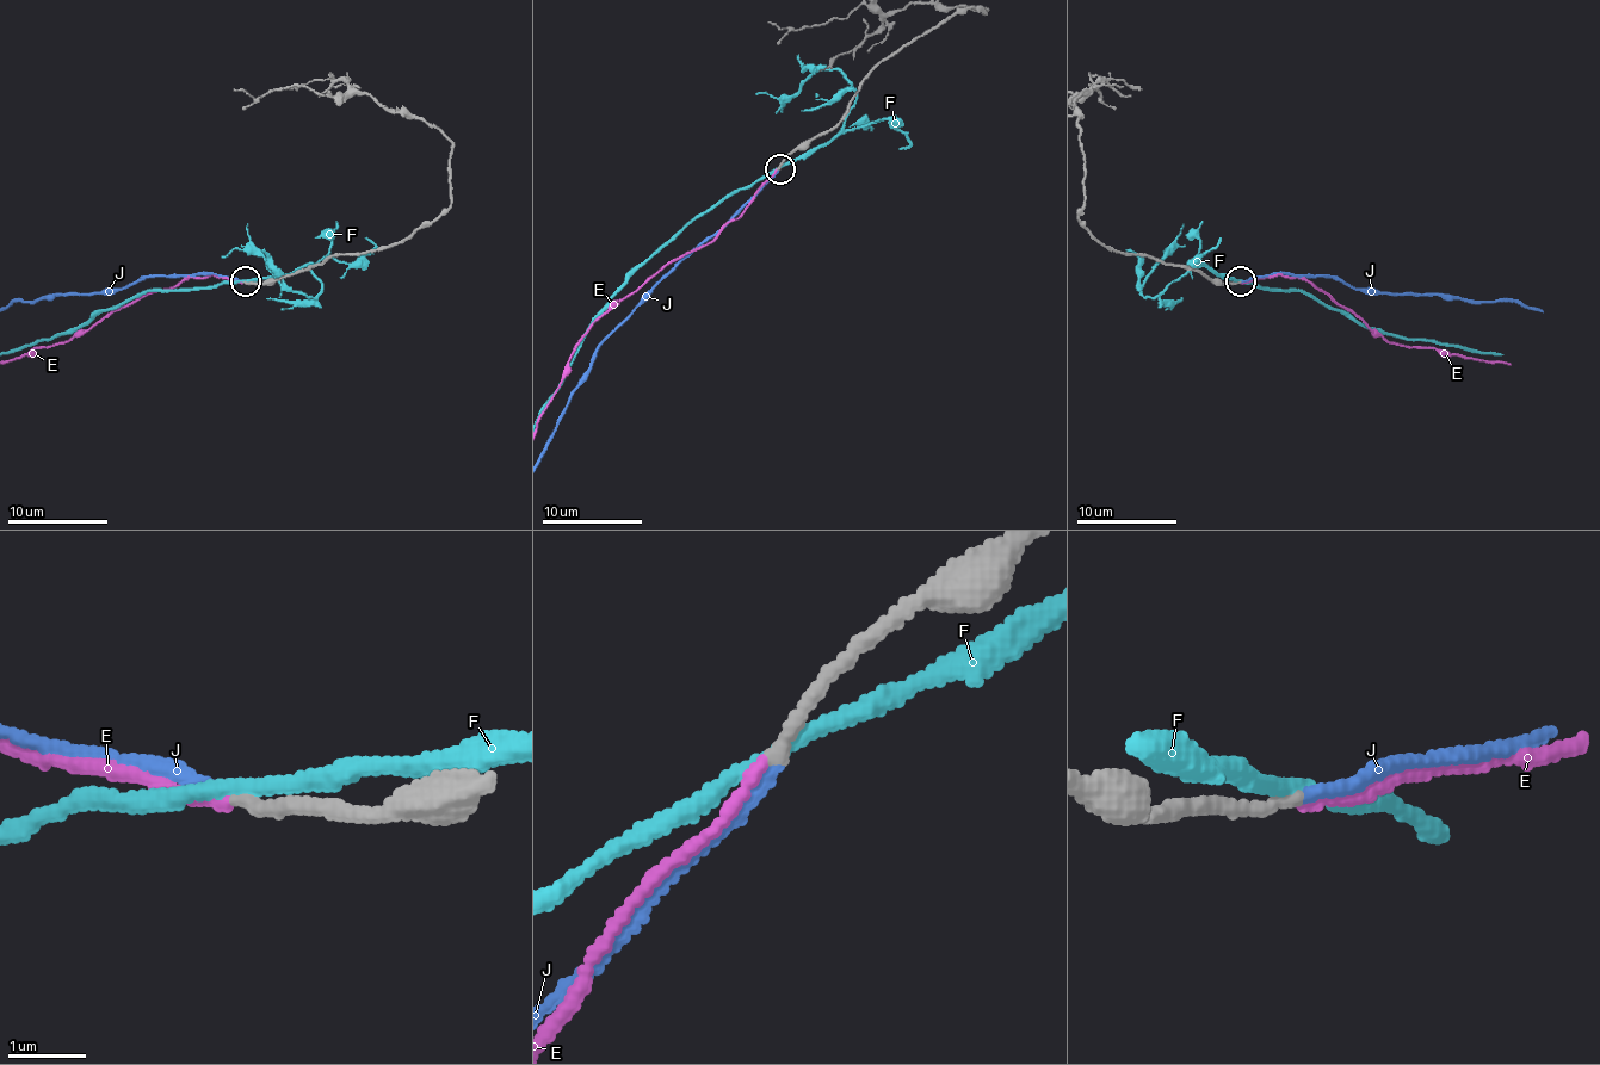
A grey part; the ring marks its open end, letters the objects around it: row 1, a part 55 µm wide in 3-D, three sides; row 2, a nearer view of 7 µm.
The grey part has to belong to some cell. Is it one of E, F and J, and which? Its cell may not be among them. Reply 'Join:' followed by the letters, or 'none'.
Join: J

